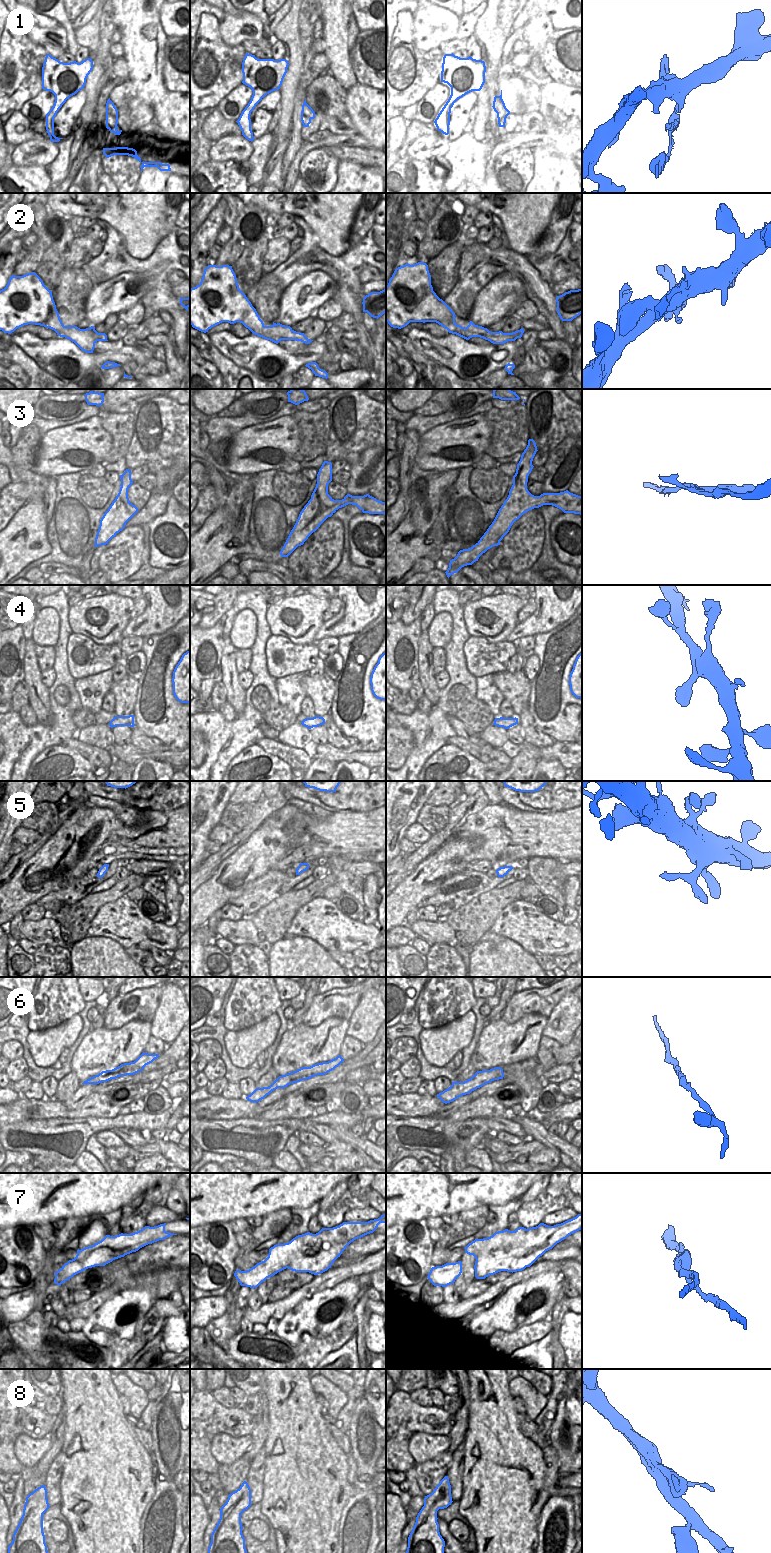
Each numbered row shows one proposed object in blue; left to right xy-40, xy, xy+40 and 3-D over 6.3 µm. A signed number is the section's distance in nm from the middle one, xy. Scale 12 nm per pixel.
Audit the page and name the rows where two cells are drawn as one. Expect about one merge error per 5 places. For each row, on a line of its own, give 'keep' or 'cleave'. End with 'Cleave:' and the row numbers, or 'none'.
1: cleave
2: keep
3: cleave
4: keep
5: keep
6: keep
7: cleave
8: keep
Cleave: 1, 3, 7

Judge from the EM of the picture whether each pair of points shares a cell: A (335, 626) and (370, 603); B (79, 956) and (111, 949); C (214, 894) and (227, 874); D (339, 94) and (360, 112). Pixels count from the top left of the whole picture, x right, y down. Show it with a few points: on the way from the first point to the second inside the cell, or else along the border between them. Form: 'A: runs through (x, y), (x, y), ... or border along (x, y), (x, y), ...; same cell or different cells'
A: runs through (344, 623), (361, 607); same cell
B: runs through (87, 956), (103, 956); same cell
C: runs through (215, 883), (221, 868), (227, 863); same cell
D: border along (345, 91), (347, 114); different cells

